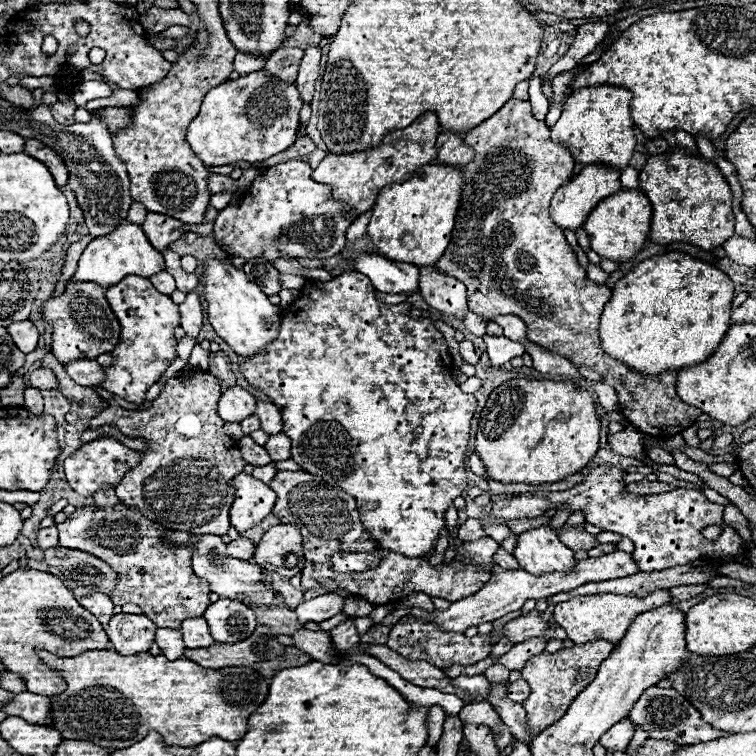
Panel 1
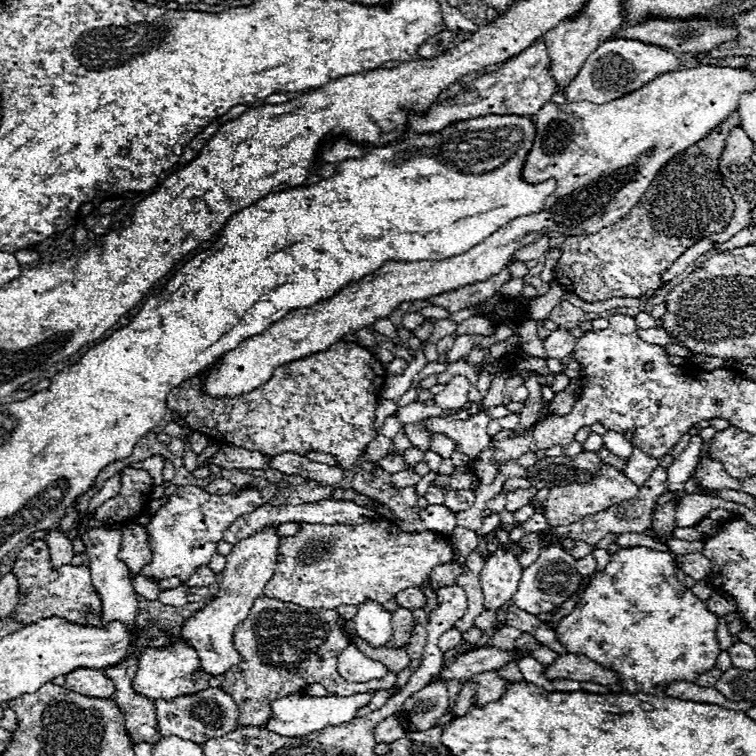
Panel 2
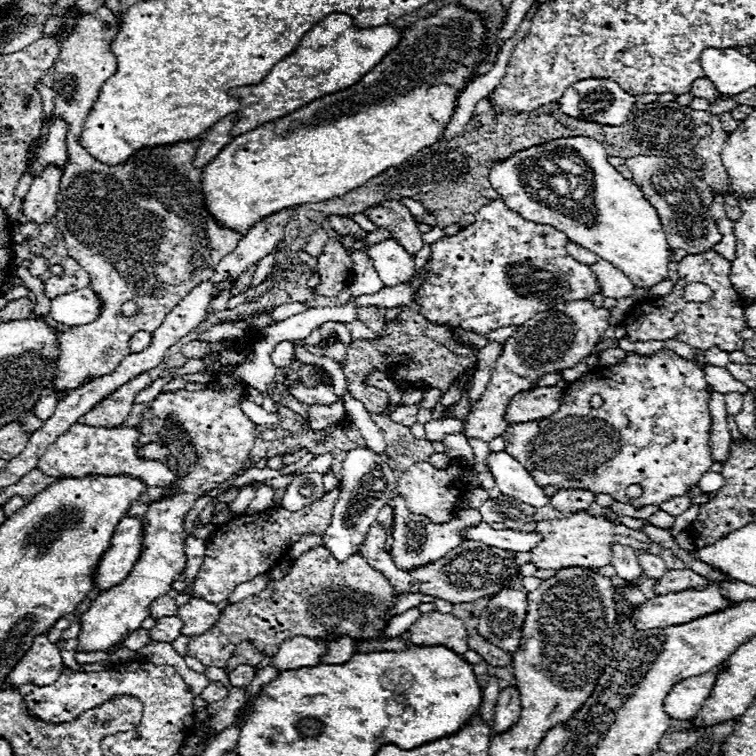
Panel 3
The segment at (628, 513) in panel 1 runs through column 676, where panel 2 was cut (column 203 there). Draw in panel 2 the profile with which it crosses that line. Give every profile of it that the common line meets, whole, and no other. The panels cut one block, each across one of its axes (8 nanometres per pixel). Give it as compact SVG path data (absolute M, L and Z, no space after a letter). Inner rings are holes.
M180 486L172 496L168 496L168 502L160 506L144 526L152 550L152 560L138 574L152 580L176 576L186 582L196 568L206 566L216 554L216 544L222 540L224 530L236 518L254 512L262 504L264 500L260 498L258 490L240 490L236 496L214 496L198 486Z

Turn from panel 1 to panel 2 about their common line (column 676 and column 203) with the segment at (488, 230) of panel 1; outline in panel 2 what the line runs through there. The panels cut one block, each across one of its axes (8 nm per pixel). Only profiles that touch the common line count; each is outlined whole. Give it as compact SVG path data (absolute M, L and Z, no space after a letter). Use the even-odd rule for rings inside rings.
M336 342L332 348L324 352L316 352L308 358L294 360L286 366L278 366L274 370L274 376L250 394L242 394L238 398L212 398L200 392L202 376L194 376L186 380L186 384L172 388L166 404L170 410L182 414L190 428L222 444L242 446L246 450L262 452L266 456L276 456L282 452L296 452L304 456L310 450L324 452L336 458L340 470L350 470L356 466L358 456L368 446L368 442L372 442L372 438L376 436L372 424L384 380L386 368L380 360L376 360L376 356L370 350L356 342Z

